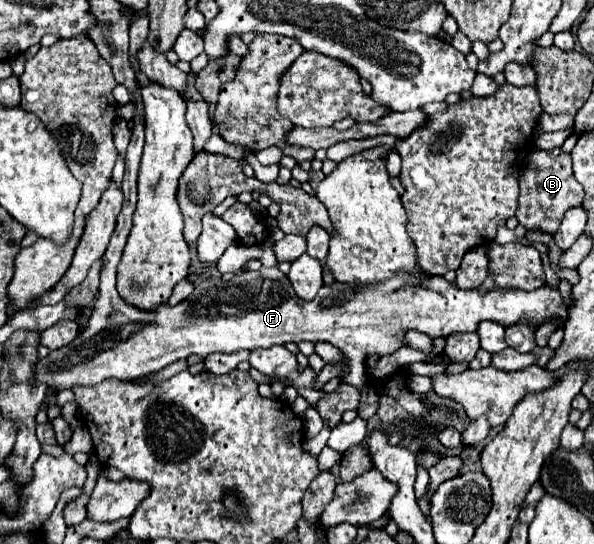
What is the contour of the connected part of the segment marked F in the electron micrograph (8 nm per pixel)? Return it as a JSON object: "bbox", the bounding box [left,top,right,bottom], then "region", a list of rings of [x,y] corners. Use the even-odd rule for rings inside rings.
{"bbox":[34,86,568,390],"region":[[[140,86],[134,96],[134,126],[132,138],[126,150],[126,172],[122,180],[124,204],[118,214],[116,230],[104,254],[104,268],[100,274],[100,294],[90,314],[88,326],[72,340],[72,344],[52,350],[46,358],[40,358],[34,366],[34,382],[46,384],[50,390],[72,390],[74,386],[96,386],[108,378],[136,380],[162,370],[164,366],[186,360],[196,354],[206,358],[214,352],[232,354],[238,350],[270,348],[286,342],[330,342],[348,358],[348,376],[342,382],[362,390],[368,379],[365,359],[368,355],[392,354],[404,344],[406,330],[420,330],[430,338],[450,336],[452,332],[476,332],[482,320],[492,320],[502,326],[516,324],[522,316],[528,316],[536,326],[544,320],[562,316],[568,318],[560,292],[542,286],[532,292],[514,290],[500,292],[498,288],[480,294],[478,290],[460,290],[446,282],[442,276],[418,282],[406,274],[398,274],[392,280],[376,284],[372,288],[360,284],[334,282],[322,286],[314,300],[306,302],[296,296],[288,278],[278,268],[260,268],[258,272],[238,272],[230,282],[220,278],[208,278],[200,282],[188,300],[168,306],[160,304],[154,310],[140,310],[126,304],[116,290],[116,268],[132,228],[132,214],[138,200],[136,180],[140,168],[140,156],[144,148],[144,104]]]}

